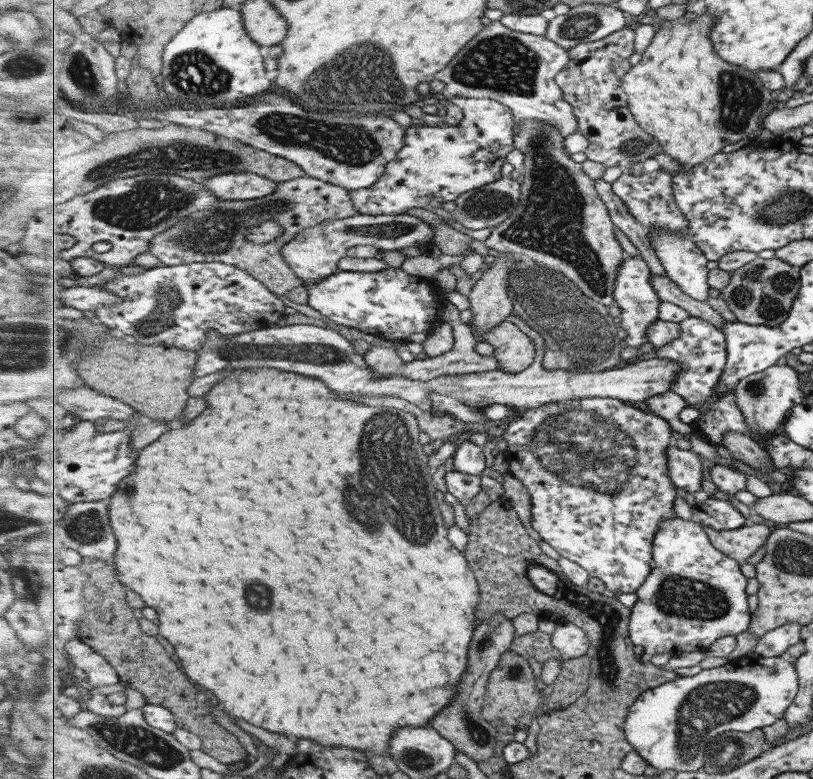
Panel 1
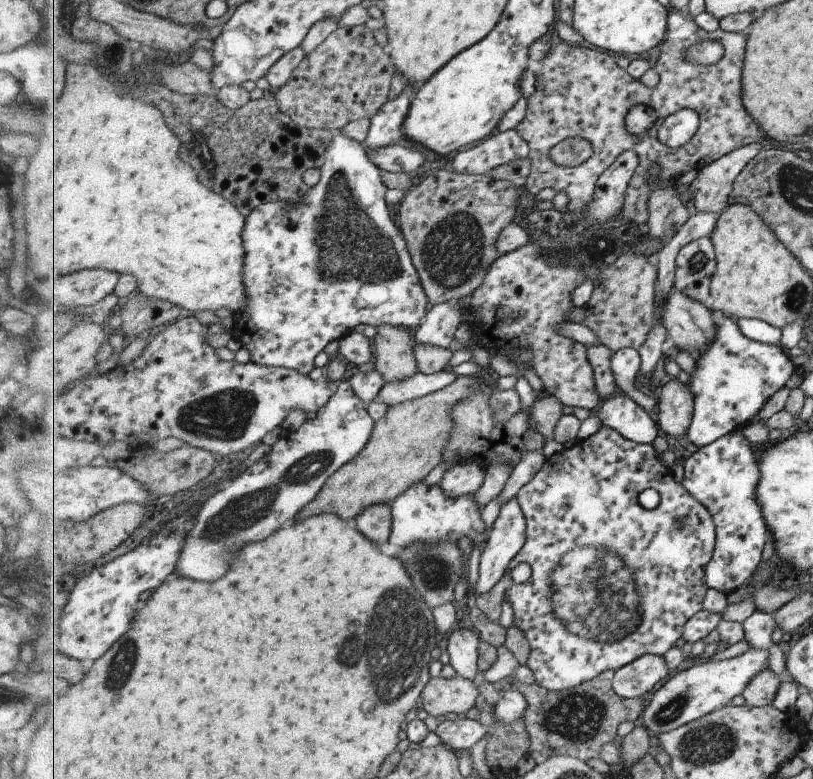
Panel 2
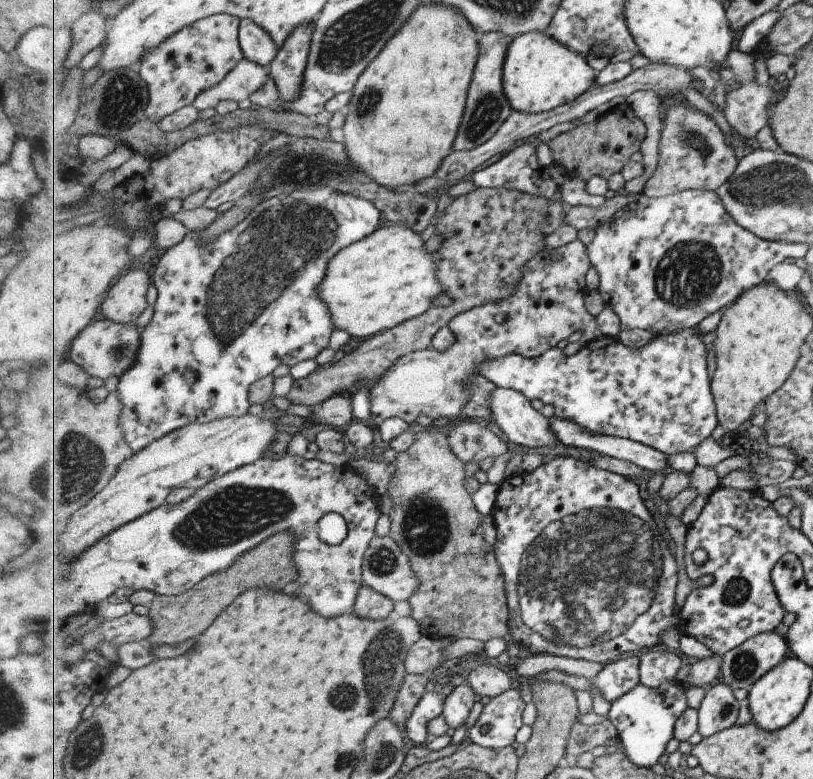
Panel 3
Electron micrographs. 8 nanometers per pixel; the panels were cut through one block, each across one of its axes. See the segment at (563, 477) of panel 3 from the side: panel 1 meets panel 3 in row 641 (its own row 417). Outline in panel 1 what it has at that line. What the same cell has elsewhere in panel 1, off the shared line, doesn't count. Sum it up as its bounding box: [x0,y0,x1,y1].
[501,398,677,598]

